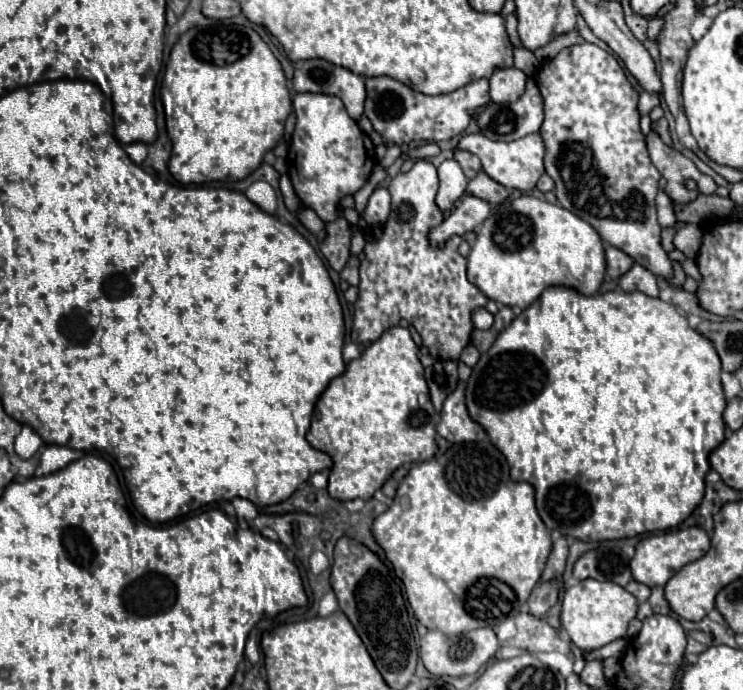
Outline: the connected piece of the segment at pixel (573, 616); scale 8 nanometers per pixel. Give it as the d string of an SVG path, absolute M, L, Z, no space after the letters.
M586 578L564 592L562 598L562 628L568 632L572 644L580 650L590 652L602 648L618 638L624 638L630 620L636 616L638 602L622 586L614 582L598 582Z

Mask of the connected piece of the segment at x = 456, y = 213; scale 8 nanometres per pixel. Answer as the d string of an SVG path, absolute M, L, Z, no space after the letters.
M466 194L458 206L450 212L450 216L430 232L430 242L432 246L438 246L440 242L446 242L450 236L458 234L462 236L464 232L474 230L478 224L482 224L488 216L490 216L490 208L492 204L476 198L472 194Z

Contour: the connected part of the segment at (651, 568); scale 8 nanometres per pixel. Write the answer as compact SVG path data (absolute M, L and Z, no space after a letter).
M692 526L692 528L682 528L682 530L642 538L636 546L634 558L630 560L632 578L636 582L650 586L650 588L664 586L682 566L702 558L708 552L708 548L710 548L710 538L708 538L708 534L704 532L702 526Z

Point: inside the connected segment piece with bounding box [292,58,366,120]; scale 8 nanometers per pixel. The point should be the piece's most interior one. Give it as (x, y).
(316, 75)

